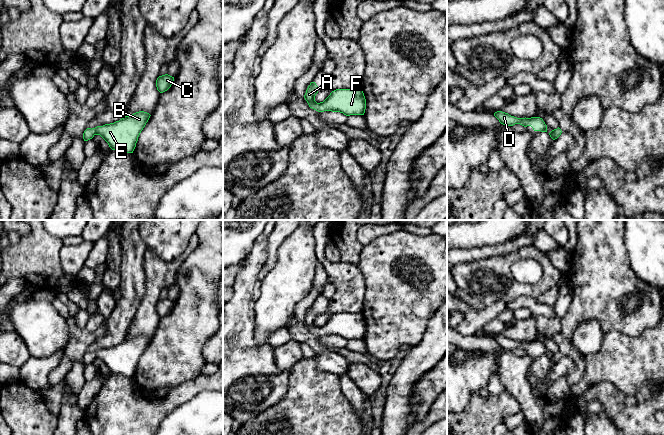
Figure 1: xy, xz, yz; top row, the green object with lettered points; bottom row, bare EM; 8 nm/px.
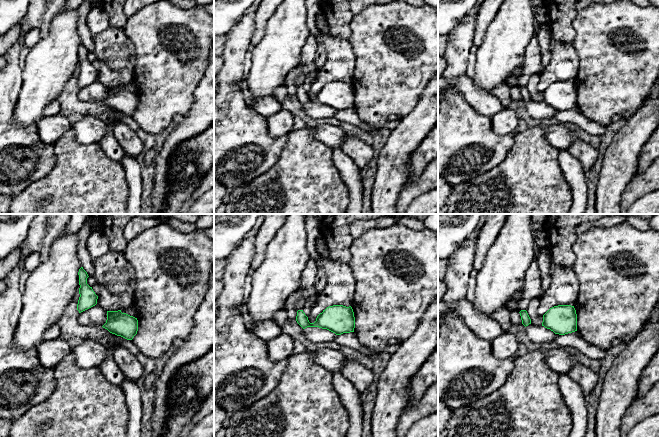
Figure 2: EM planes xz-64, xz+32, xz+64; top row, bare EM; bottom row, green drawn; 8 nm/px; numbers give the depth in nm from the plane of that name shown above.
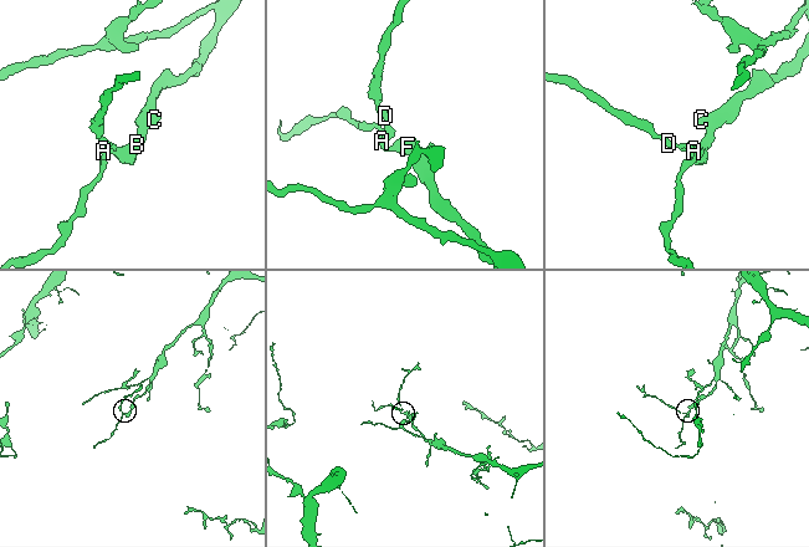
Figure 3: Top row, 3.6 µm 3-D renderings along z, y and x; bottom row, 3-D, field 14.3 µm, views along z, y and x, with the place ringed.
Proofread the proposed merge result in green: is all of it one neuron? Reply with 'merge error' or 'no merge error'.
no merge error

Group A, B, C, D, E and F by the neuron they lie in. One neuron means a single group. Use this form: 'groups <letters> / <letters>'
groups A B C D E F

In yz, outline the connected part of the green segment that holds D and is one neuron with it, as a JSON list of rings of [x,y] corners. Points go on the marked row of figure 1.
[[[502,111],[495,112],[494,116],[499,120],[501,124],[506,126],[520,124],[524,127],[531,126],[534,131],[547,132],[547,125],[540,117],[517,118]]]

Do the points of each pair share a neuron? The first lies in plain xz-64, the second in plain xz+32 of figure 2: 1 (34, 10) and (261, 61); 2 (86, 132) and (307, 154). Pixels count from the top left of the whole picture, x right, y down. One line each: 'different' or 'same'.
1: different
2: different

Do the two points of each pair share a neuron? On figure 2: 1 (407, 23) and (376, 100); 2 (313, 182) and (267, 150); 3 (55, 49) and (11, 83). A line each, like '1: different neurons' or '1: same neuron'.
1: same neuron
2: different neurons
3: different neurons

